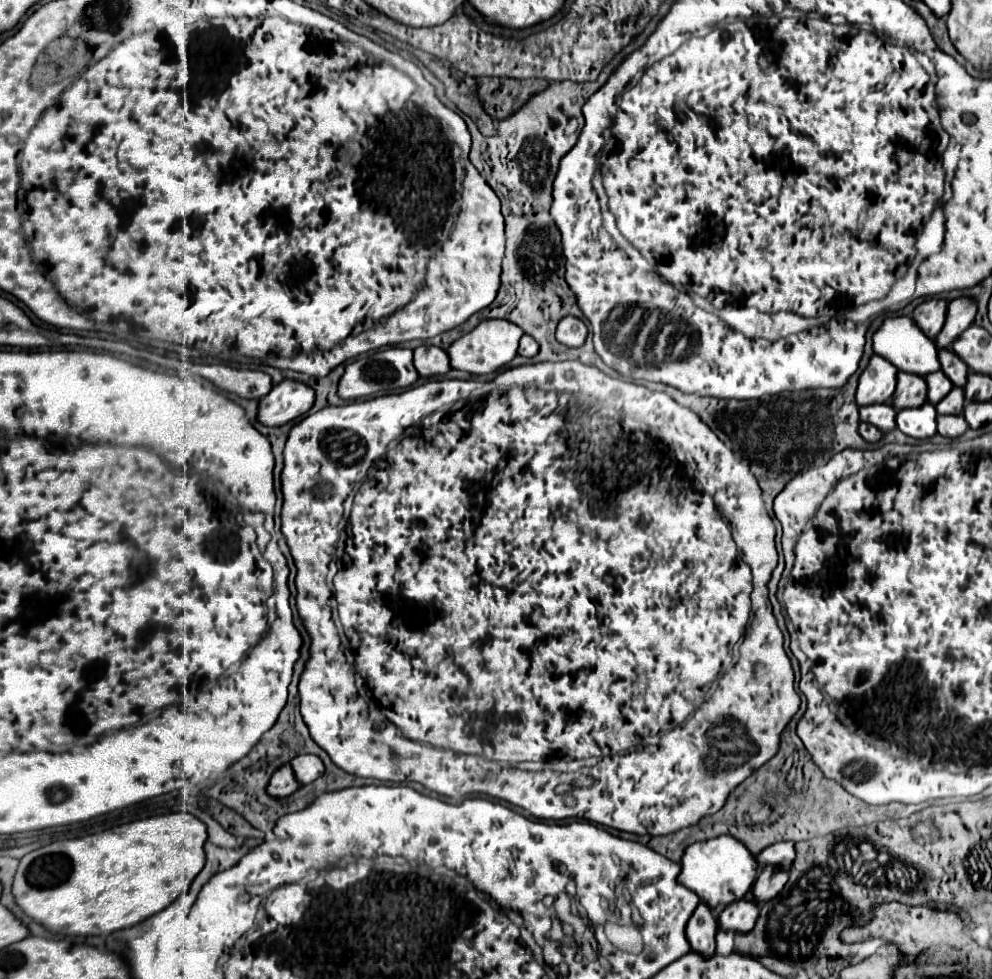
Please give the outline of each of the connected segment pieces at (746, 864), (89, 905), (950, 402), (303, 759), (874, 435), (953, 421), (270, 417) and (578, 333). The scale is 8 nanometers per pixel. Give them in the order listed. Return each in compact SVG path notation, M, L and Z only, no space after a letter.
M718 836L714 840L698 842L686 848L682 856L682 872L678 876L678 882L694 894L698 894L698 898L706 906L710 906L712 910L720 910L732 902L742 900L748 894L758 876L756 870L758 864L750 856L750 852L746 852L744 844L738 844L738 840L730 836Z
M174 812L166 816L152 816L130 824L114 826L110 830L74 838L58 840L42 846L20 860L14 876L12 894L26 916L42 924L52 934L62 936L104 936L116 930L136 926L138 922L158 914L170 906L182 892L186 892L194 876L204 864L206 824L188 812Z
M954 388L944 400L940 400L936 404L936 412L938 414L962 414L964 412L964 392L962 388Z
M300 754L296 756L292 762L292 768L294 768L294 774L298 776L298 780L302 784L310 784L314 782L322 772L324 772L324 764L318 756L314 754Z
M862 422L862 424L860 424L858 432L860 432L860 436L862 436L866 442L878 442L878 440L882 438L882 432L880 432L878 428L874 428L874 426L870 426L870 424L866 424L866 422Z
M938 416L938 434L958 438L968 430L964 416Z
M284 378L260 400L258 420L264 426L282 426L308 414L314 406L314 398L316 394L308 384Z
M566 316L558 324L556 340L568 348L580 348L586 340L586 334L588 334L588 330L582 320L578 320L574 316Z

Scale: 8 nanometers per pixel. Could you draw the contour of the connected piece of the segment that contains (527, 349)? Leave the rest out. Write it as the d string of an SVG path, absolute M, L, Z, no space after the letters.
M524 334L524 336L520 338L520 348L518 348L518 354L520 354L520 356L528 356L528 358L532 358L536 352L538 352L538 342L536 342L532 336Z

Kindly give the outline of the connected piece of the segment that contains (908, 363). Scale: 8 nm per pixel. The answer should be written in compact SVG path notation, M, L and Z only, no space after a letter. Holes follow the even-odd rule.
M898 316L898 318L886 318L884 324L874 334L874 352L892 362L900 372L910 372L916 376L926 376L930 372L940 370L938 364L938 348L934 340L926 338L922 330L916 328L914 320L910 316ZM910 368L930 368L930 370L910 370Z

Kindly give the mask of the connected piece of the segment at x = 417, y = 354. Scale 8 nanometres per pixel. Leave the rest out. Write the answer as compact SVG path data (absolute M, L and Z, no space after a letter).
M418 346L414 348L414 368L422 378L444 376L450 370L450 358L440 346Z

